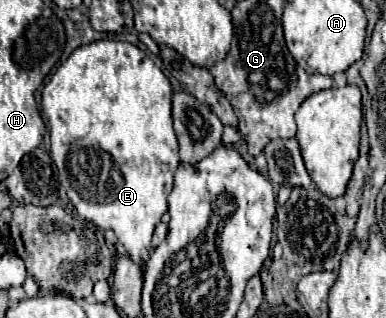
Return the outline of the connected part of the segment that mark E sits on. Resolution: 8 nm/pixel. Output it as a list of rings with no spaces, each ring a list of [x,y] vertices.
[[[117,39],[94,41],[94,43],[78,47],[56,69],[56,73],[50,77],[50,81],[46,83],[46,87],[42,91],[42,111],[44,111],[46,119],[48,119],[48,129],[50,129],[50,143],[52,143],[50,145],[50,155],[52,155],[54,163],[56,163],[56,167],[58,167],[58,179],[60,179],[62,187],[66,189],[68,199],[72,201],[72,205],[76,207],[76,211],[78,211],[78,215],[82,219],[92,221],[102,231],[112,229],[116,233],[118,241],[124,245],[126,255],[134,263],[138,263],[142,267],[142,275],[144,275],[146,261],[152,255],[150,239],[152,239],[154,227],[160,223],[160,217],[168,209],[166,197],[170,195],[170,191],[174,187],[174,173],[176,173],[176,169],[180,165],[180,159],[178,159],[178,141],[176,141],[176,135],[174,135],[174,129],[172,129],[172,89],[170,89],[170,81],[166,79],[166,75],[154,64],[154,61],[144,51],[140,51],[136,45]]]

